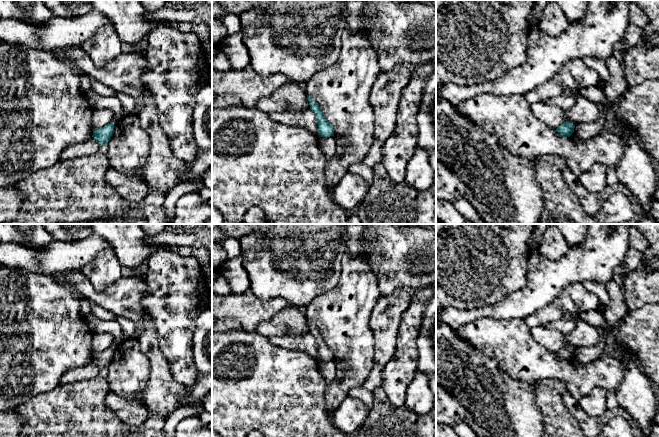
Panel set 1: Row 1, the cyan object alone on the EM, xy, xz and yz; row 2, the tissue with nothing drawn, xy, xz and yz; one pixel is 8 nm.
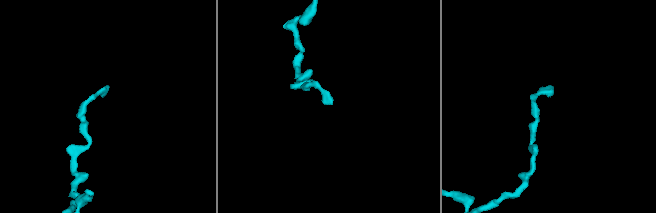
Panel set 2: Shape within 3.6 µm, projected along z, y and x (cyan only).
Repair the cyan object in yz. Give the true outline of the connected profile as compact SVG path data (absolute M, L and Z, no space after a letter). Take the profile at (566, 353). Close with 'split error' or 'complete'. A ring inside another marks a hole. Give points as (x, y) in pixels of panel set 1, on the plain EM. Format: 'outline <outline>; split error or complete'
outline M566 345L562 347L559 351L557 351L556 355L564 361L570 361L574 356L574 352L575 352L574 348Z; complete

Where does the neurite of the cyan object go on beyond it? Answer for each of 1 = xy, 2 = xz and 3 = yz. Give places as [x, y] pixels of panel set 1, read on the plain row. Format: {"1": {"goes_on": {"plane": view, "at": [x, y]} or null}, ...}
{"1": {"goes_on": null}, "2": {"goes_on": null}, "3": {"goes_on": null}}

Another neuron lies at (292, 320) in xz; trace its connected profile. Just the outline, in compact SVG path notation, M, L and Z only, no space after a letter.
M288 304L269 321L257 325L255 333L272 336L298 336L310 333L305 309Z

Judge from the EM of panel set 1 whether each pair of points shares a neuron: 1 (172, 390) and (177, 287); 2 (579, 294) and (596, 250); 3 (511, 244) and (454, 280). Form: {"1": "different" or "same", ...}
{"1": "different", "2": "different", "3": "same"}

